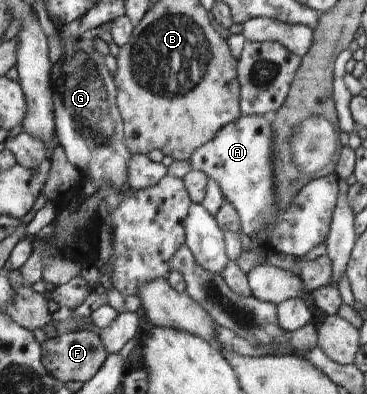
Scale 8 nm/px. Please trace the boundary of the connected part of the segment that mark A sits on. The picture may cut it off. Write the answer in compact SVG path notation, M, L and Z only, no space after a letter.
M242 114L237 120L219 130L209 143L202 144L190 156L189 162L193 170L204 172L209 179L217 181L223 196L235 207L240 218L240 228L247 236L253 239L261 237L271 253L305 257L312 248L326 242L330 224L333 222L334 208L337 206L339 178L335 173L331 173L331 176L312 180L281 213L278 210L278 194L274 192L274 128L270 122L270 115Z

